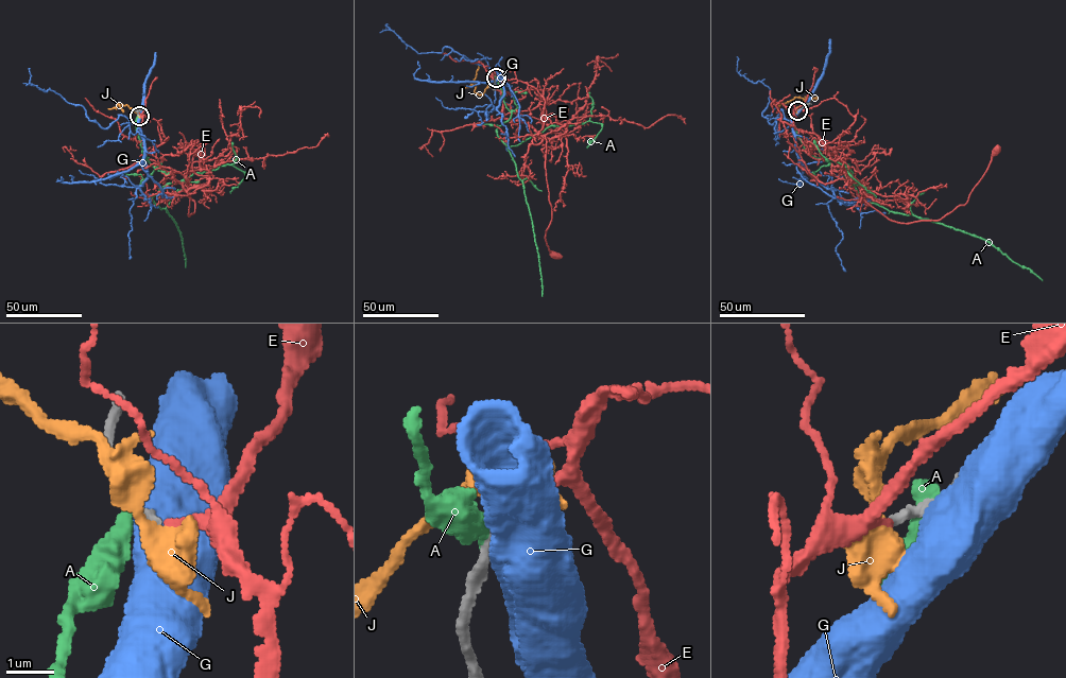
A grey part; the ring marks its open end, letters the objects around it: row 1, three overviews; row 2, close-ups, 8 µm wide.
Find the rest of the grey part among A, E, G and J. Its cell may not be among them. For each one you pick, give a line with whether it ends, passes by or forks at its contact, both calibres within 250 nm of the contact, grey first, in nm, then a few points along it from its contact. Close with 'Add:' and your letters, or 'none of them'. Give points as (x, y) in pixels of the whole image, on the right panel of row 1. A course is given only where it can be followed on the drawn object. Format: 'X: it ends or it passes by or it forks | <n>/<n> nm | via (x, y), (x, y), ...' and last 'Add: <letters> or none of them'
E: it ends | 200/200 nm | via (797, 110), (796, 136), (810, 148), (840, 156), (862, 197), (897, 222), (939, 220), (964, 205), (996, 152)
Add: E

